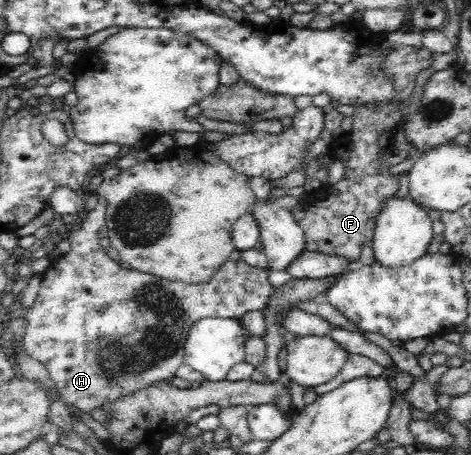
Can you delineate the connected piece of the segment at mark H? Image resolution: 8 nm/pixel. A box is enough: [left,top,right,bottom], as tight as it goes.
[22,203,274,419]

